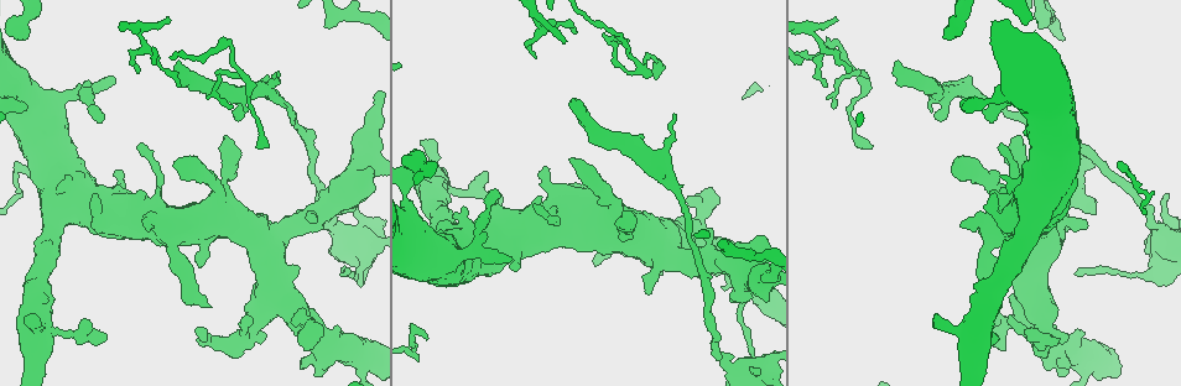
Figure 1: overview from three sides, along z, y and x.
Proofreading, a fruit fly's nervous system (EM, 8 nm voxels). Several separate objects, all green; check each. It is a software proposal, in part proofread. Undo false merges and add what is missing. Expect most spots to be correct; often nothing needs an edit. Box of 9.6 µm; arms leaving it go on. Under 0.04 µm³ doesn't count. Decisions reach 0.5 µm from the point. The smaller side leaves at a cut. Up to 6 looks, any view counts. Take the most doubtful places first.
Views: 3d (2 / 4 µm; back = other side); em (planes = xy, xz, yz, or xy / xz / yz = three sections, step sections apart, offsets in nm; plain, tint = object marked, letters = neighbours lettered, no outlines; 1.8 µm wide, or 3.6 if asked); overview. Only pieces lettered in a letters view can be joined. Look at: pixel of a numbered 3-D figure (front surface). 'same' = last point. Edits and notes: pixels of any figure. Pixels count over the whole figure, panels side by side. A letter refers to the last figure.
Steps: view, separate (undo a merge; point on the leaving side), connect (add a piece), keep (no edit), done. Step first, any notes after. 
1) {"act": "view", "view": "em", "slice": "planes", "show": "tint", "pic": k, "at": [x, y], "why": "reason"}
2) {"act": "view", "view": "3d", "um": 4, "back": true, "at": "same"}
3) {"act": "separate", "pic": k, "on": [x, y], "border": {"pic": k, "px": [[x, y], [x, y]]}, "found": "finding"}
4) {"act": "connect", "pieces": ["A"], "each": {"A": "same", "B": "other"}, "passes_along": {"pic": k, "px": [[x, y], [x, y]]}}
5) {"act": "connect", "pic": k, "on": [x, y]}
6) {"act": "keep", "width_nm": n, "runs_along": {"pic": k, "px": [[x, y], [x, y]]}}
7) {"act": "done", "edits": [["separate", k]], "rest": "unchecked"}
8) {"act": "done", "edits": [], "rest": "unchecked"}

{"act": "view", "view": "3d", "um": 4, "back": true, "pic": 1, "at": [662, 271]}

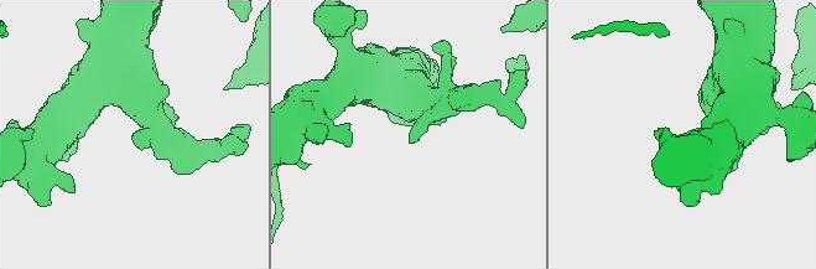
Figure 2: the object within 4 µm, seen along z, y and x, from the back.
{"act": "view", "view": "em", "slice": "xz", "step": 4, "show": "letters", "pic": 2, "at": [412, 143], "why": "need the tissue"}

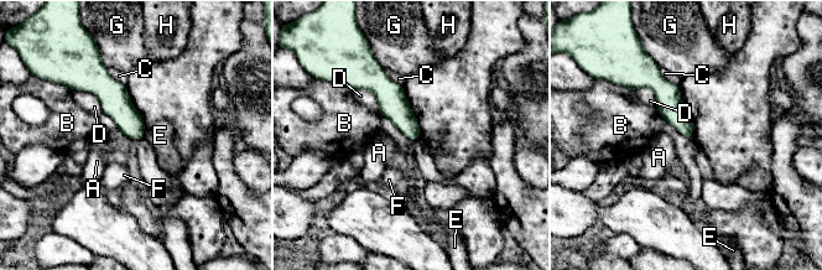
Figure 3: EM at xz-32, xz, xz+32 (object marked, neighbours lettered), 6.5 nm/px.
{"act": "keep", "each": {"A": "other", "B": "other", "C": "other", "D": "other", "E": "other", "F": "other", "G": "other", "H": "other"}, "border": {"pic": 3, "px": [[73, 89], [90, 92], [128, 139]]}, "found": "no lettered piece goes on from it"}

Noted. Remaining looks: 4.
{"act": "view", "view": "em", "slice": "planes", "show": "letters", "pic": 1, "at": [703, 200], "why": "sharp bend"}

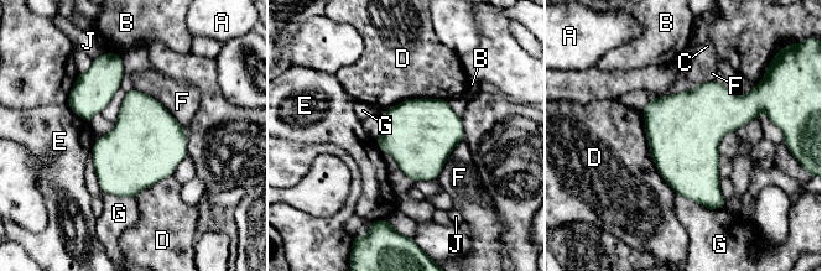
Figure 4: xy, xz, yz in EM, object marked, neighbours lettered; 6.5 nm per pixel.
{"act": "keep", "each": {"A": "other", "B": "other", "C": "other", "D": "other", "E": "other", "F": "other", "G": "other", "J": "other"}, "border": {"pic": 4, "px": [[67, 103], [88, 124]]}, "found": "one neuron here"}

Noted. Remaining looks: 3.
{"act": "view", "view": "3d", "um": 4, "pic": 1, "at": [1025, 333], "why": "an open end"}

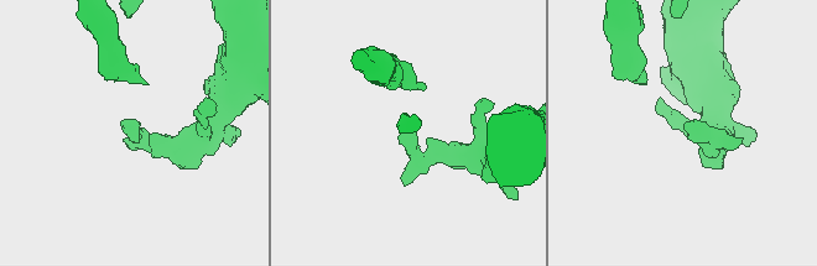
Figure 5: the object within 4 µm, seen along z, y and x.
{"act": "view", "view": "em", "slice": "planes", "show": "tint", "pic": 5, "at": [127, 126], "why": "need the tissue"}

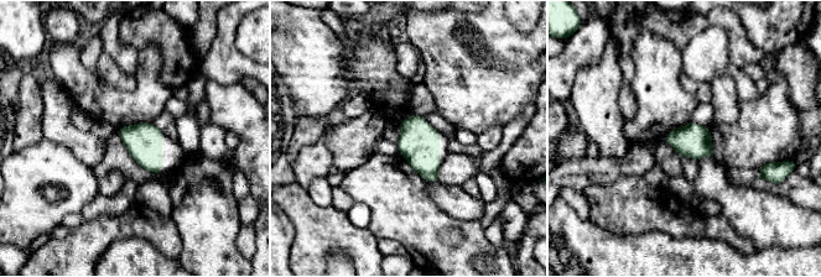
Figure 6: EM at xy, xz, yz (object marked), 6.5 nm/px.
{"act": "view", "view": "em", "slice": "planes", "show": "letters", "at": "same", "why": "what lies round it"}

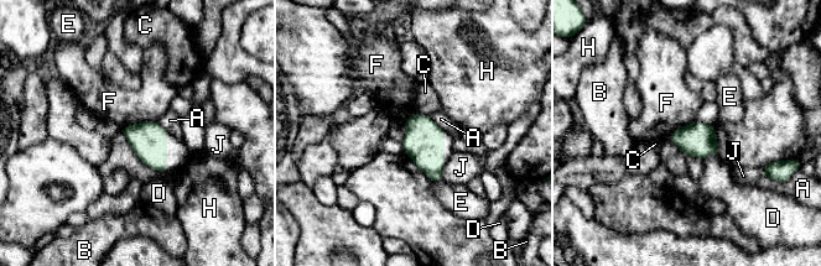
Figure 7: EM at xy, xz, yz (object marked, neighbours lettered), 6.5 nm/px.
{"act": "keep", "width_nm": 220, "each": {"A": "other", "B": "other", "C": "other", "D": "other", "E": "other", "F": "other", "H": "other", "J": "other"}, "border": {"pic": 7, "px": [[156, 120], [131, 123], [121, 130]]}, "found": "no lettered piece goes on from it"}

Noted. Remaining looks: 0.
{"act": "done", "edits": [], "rest": "unchecked"}

